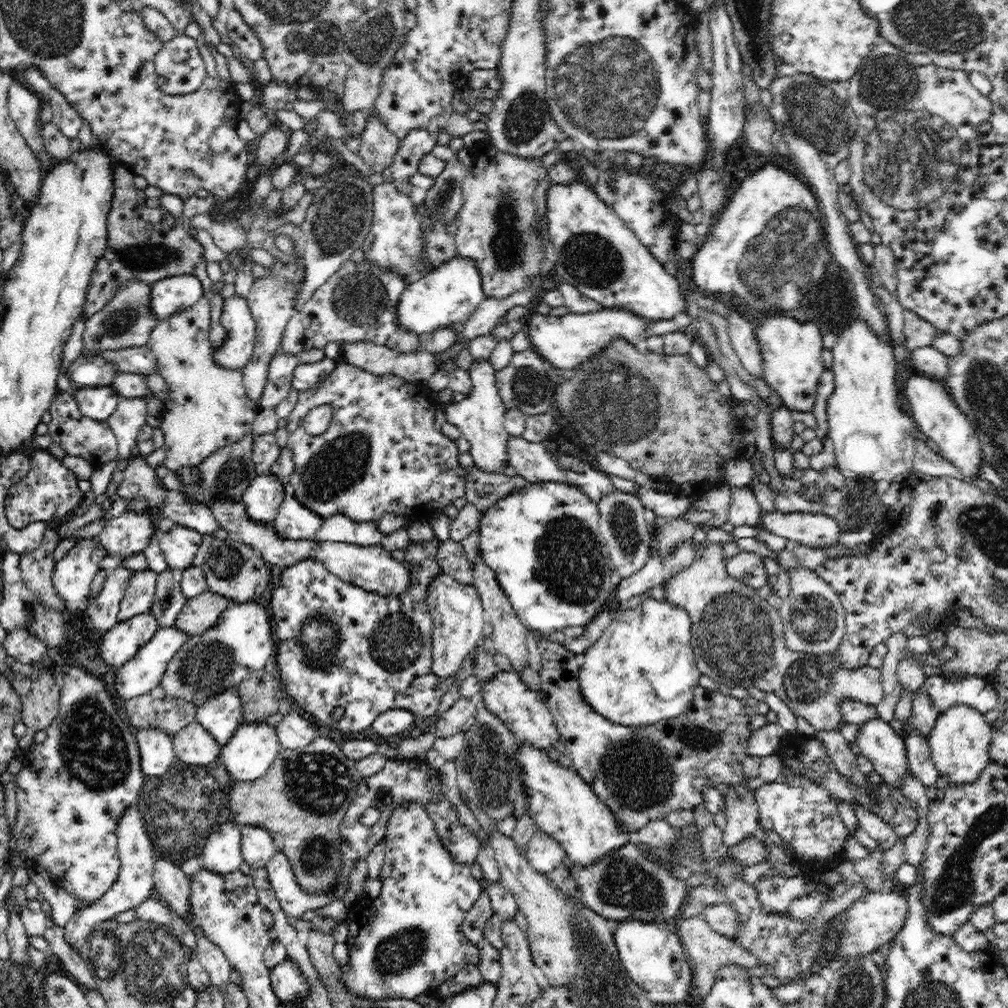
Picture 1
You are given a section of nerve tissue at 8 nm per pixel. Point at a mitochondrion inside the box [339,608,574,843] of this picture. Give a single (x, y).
(487, 763)

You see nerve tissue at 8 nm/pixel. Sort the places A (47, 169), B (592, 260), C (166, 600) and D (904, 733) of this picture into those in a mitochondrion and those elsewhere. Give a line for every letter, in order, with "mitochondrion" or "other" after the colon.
A: other
B: mitochondrion
C: other
D: other

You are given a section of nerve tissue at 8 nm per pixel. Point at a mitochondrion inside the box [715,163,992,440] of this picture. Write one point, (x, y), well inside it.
(768, 266)

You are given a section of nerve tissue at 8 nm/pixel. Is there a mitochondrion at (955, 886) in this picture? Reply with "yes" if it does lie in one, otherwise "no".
yes

